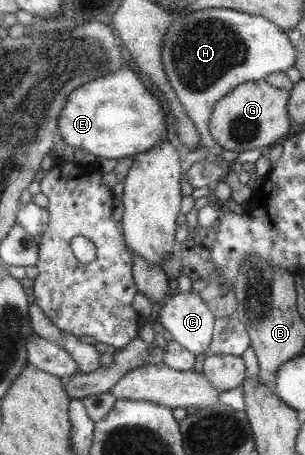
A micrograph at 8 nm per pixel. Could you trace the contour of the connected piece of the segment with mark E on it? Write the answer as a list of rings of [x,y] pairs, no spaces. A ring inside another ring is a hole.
[[[129,68],[118,69],[76,88],[59,113],[58,131],[66,144],[80,146],[99,160],[126,158],[149,152],[162,140],[168,140],[166,114],[162,104]]]

